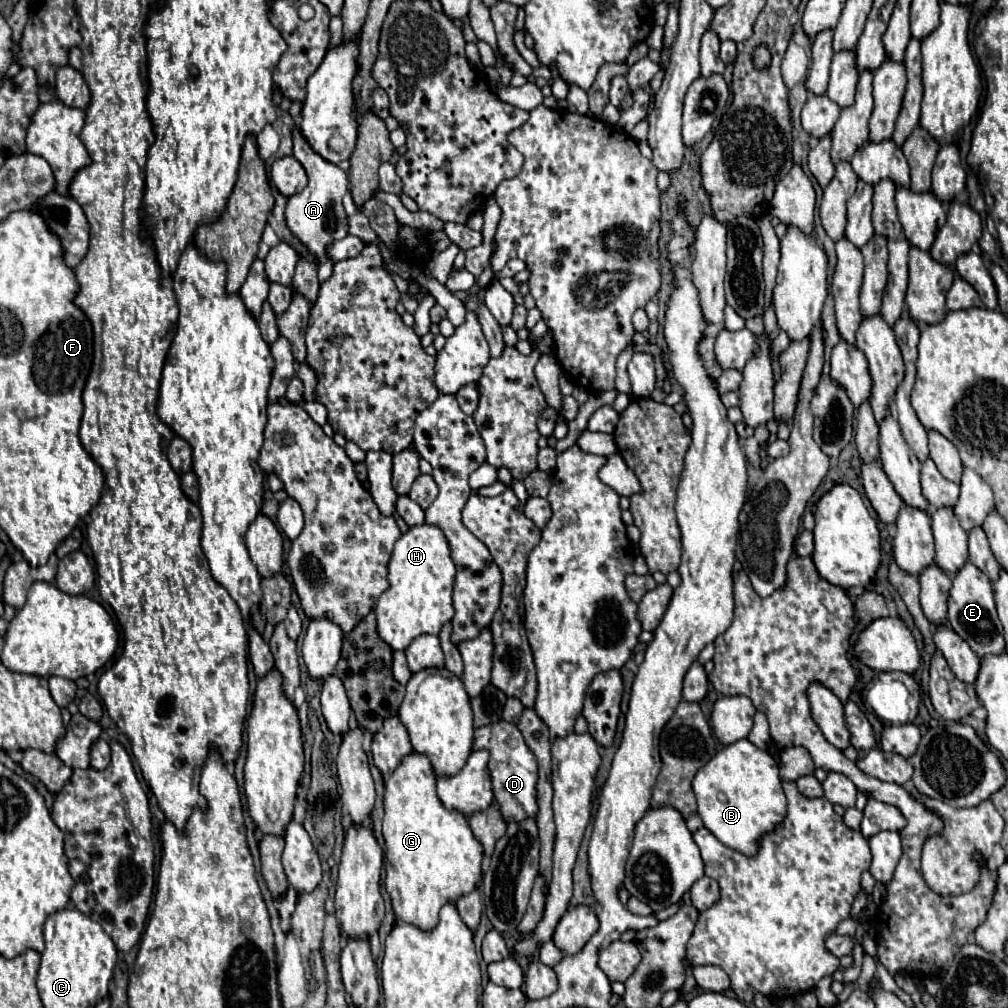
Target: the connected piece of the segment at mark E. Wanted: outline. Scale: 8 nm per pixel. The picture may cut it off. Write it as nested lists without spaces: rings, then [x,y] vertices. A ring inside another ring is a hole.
[[[965,563],[963,569],[953,577],[953,587],[951,587],[951,597],[949,597],[949,613],[947,613],[949,627],[963,639],[967,645],[975,651],[977,657],[987,657],[987,655],[1003,655],[1005,649],[1005,639],[1003,639],[1003,625],[997,619],[995,611],[995,597],[993,597],[993,587],[973,563]]]

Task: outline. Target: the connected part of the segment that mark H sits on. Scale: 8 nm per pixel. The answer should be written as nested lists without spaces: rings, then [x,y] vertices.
[[[435,525],[409,527],[407,533],[395,543],[389,561],[389,589],[377,599],[377,633],[393,649],[405,651],[409,643],[427,633],[437,635],[445,623],[453,617],[451,593],[453,593],[455,563],[449,555],[449,545],[443,531]]]

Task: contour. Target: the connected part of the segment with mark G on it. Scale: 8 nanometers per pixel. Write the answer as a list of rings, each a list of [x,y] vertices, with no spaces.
[[[411,753],[401,765],[385,775],[385,889],[391,897],[391,905],[397,921],[409,923],[421,931],[431,931],[439,923],[439,909],[445,903],[455,903],[459,897],[471,893],[481,879],[483,847],[475,841],[467,817],[457,811],[447,811],[435,793],[435,773],[425,755]]]

